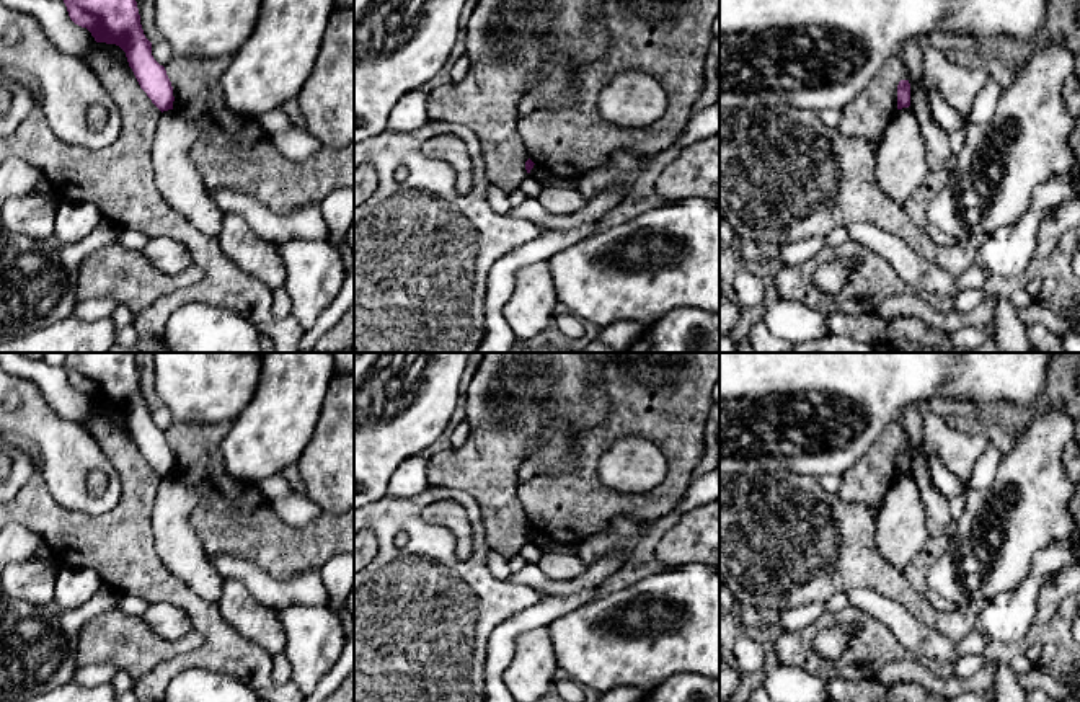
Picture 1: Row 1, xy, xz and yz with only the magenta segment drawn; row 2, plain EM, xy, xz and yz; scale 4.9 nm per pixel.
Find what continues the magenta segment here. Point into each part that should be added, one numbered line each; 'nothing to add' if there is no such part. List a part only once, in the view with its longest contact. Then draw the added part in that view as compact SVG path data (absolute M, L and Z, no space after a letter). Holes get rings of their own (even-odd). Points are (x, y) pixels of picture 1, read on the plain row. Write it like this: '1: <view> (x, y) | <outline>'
nothing to add

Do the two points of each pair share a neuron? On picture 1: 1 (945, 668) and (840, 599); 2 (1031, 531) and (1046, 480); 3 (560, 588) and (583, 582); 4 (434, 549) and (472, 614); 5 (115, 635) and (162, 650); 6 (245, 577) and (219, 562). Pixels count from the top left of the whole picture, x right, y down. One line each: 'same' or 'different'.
1: different
2: same
3: same
4: same
5: same
6: same

